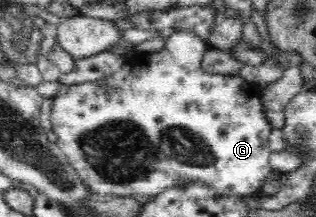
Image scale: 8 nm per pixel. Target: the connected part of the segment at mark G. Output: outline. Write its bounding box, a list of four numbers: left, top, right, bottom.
[51,31,273,197]

